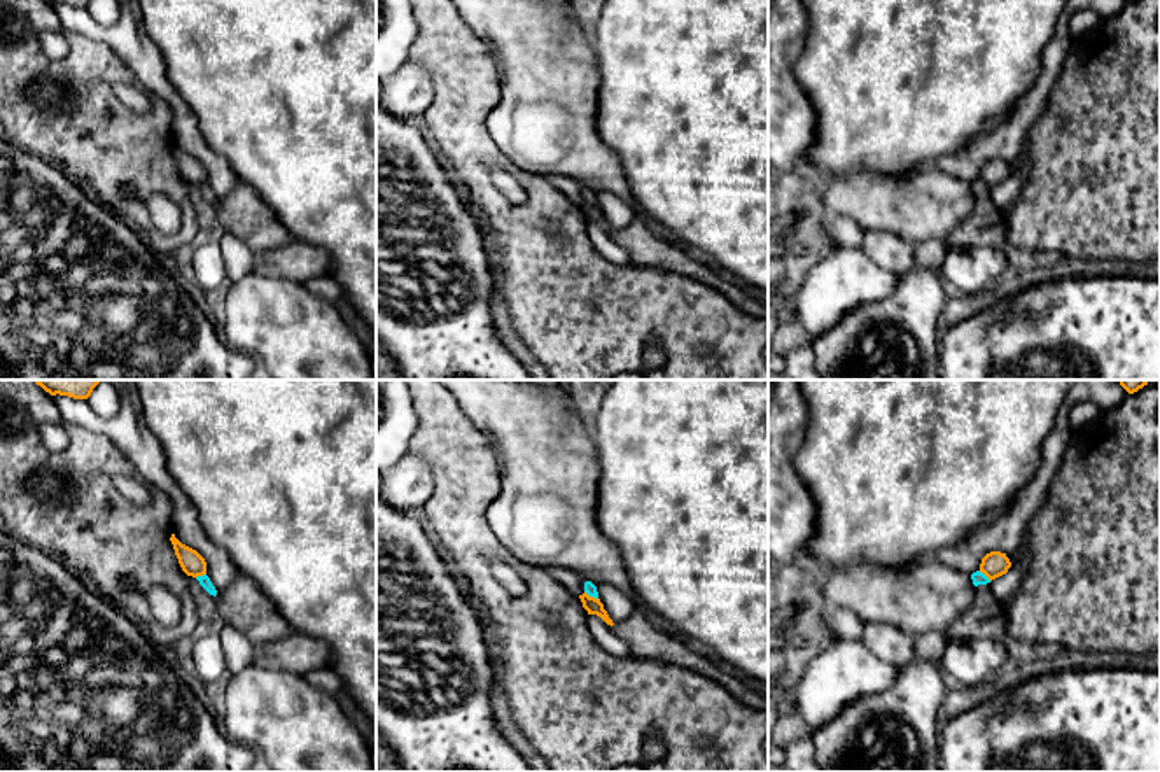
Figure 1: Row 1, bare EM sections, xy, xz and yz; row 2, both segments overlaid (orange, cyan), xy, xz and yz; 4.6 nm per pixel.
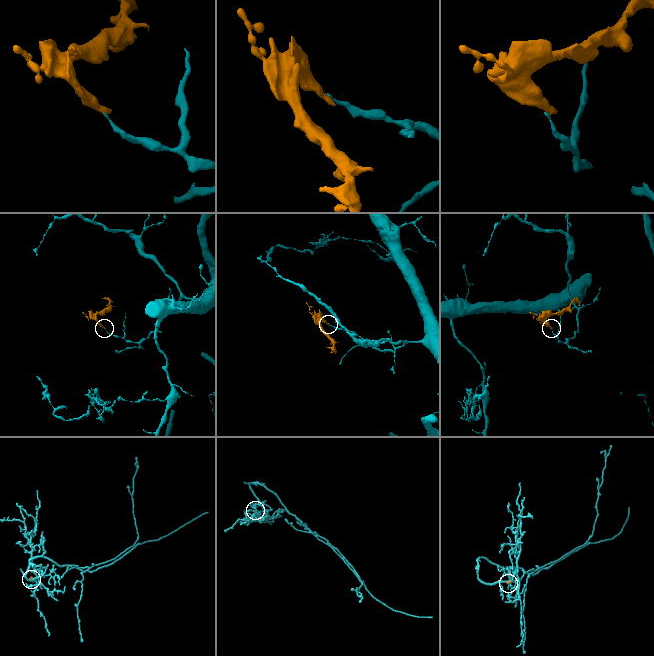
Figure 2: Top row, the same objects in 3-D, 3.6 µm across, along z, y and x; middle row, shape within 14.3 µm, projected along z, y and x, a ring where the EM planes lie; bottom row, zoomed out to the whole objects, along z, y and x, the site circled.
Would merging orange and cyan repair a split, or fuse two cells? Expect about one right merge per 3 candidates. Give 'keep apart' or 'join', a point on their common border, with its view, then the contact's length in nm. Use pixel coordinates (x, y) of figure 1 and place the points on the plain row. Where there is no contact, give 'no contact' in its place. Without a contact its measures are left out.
keep apart; contact yz (985, 182); length 80 nm

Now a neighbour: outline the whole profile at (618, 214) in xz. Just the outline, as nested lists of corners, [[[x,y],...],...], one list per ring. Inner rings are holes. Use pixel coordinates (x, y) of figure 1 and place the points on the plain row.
[[[604,189],[591,191],[597,194],[598,207],[614,233],[628,228],[637,219],[635,210],[621,198]]]

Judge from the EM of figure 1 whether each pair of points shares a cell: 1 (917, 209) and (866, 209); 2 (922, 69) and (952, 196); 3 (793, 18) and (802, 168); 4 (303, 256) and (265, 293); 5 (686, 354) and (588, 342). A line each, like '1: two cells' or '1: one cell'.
1: one cell
2: two cells
3: one cell
4: two cells
5: one cell

